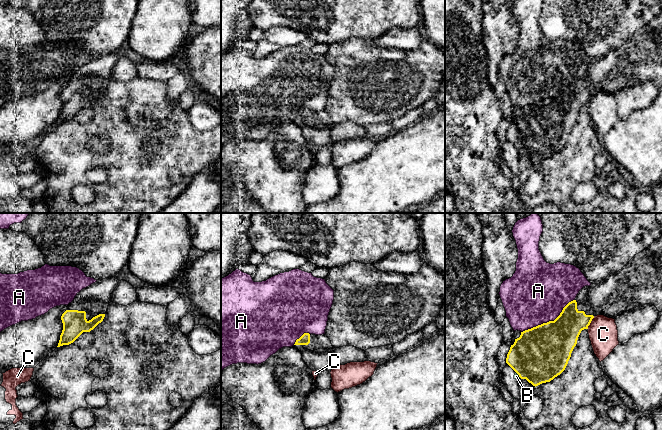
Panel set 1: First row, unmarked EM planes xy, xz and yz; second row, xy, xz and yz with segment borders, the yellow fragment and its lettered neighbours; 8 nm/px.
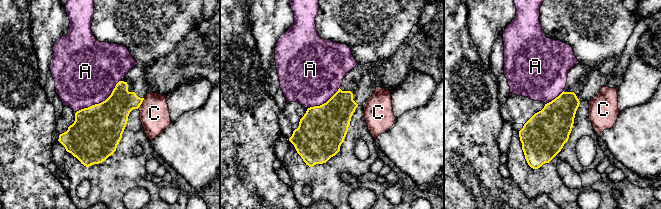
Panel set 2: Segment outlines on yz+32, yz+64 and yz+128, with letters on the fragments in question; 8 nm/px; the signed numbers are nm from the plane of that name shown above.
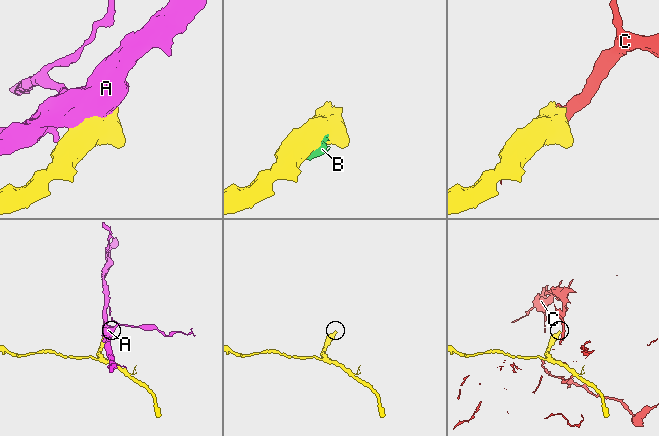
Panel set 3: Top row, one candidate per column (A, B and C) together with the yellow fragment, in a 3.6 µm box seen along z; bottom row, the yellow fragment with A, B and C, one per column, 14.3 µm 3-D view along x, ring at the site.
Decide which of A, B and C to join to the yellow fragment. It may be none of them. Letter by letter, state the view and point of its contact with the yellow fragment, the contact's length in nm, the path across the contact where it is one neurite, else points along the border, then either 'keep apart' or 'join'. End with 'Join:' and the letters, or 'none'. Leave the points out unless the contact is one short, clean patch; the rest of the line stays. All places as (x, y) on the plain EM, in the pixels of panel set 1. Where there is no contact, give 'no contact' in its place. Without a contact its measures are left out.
A: contact yz (549, 97); length 500 nm; keep apart
B: contact yz (518, 150); length 60 nm; keep apart
C: contact yz (590, 98); length 120 nm; border yz (594, 92), (587, 104); keep apart
Join: none

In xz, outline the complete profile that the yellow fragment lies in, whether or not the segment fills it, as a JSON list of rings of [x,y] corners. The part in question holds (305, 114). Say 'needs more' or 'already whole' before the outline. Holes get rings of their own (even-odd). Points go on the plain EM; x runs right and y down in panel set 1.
needs more | [[[304,109],[296,116],[294,123],[301,128],[303,137],[312,147],[331,148],[331,129],[334,124],[326,110]]]

